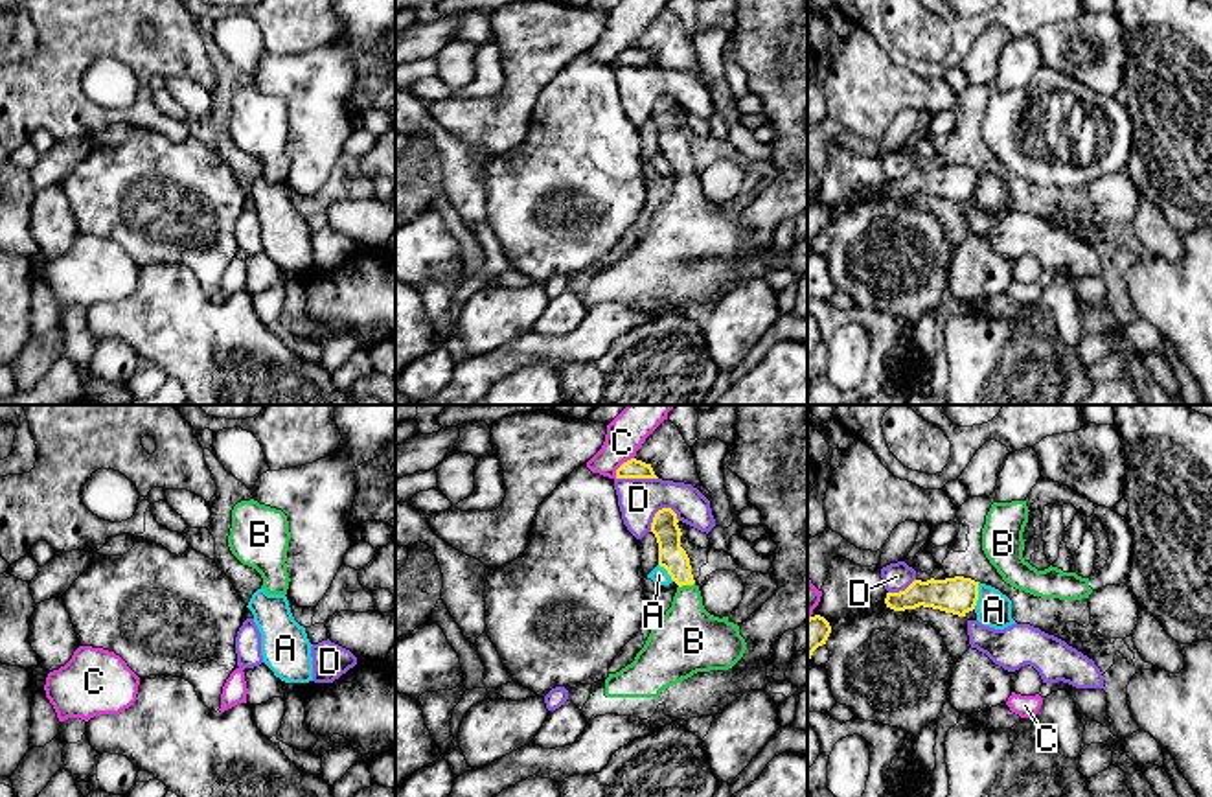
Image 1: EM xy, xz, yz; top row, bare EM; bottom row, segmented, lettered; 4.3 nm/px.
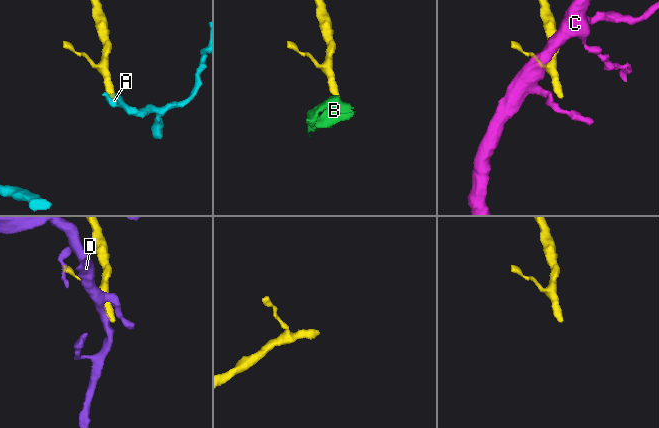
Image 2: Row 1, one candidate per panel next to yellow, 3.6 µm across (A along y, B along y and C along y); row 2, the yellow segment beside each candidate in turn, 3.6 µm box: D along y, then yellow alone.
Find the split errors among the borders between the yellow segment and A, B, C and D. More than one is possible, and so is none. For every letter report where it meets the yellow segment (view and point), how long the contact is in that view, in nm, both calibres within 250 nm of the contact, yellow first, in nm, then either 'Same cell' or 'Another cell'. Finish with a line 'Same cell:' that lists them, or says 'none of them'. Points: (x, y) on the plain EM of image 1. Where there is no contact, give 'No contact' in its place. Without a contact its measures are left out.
A: Touches yellow at yz (977, 183). Shared border 120 nm. Thickness 170 nm (yellow) against 150 nm. Another cell
B: Touches yellow at xz (686, 172). Shared border 80 nm. Thickness 120 nm (yellow) against 300 nm. Same cell
C: Touches yellow at xz (620, 54). Shared border 130 nm. Thickness 90 nm (yellow) against 170 nm. Another cell
D: Touches yellow at xz (657, 100). Shared border 150 nm. Thickness 120 nm (yellow) against 190 nm. Another cell
Same cell: B

